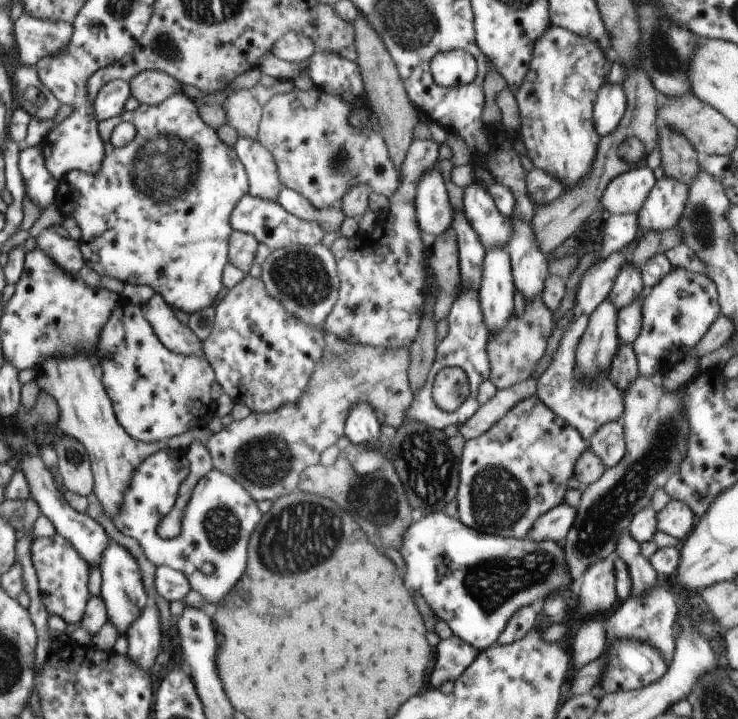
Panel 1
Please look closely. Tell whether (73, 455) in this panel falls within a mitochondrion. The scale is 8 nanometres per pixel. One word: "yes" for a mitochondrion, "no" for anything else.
yes

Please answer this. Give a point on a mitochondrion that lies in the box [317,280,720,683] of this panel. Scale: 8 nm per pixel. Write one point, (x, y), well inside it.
(598, 529)

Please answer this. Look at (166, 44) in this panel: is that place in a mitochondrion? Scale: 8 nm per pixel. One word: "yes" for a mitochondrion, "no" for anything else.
yes

